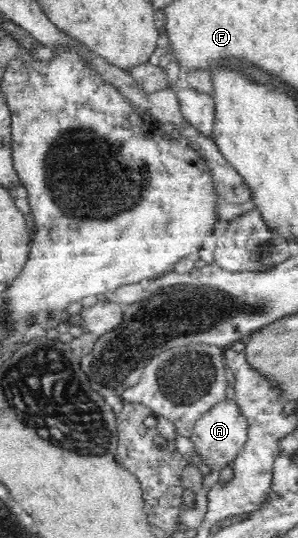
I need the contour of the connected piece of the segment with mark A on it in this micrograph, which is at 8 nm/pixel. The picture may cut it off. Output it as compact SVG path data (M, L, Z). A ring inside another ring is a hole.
M223 399L215 406L212 406L194 426L190 440L196 445L197 451L201 453L203 461L213 470L221 470L229 464L236 454L245 447L248 440L249 423L243 415L237 401Z

